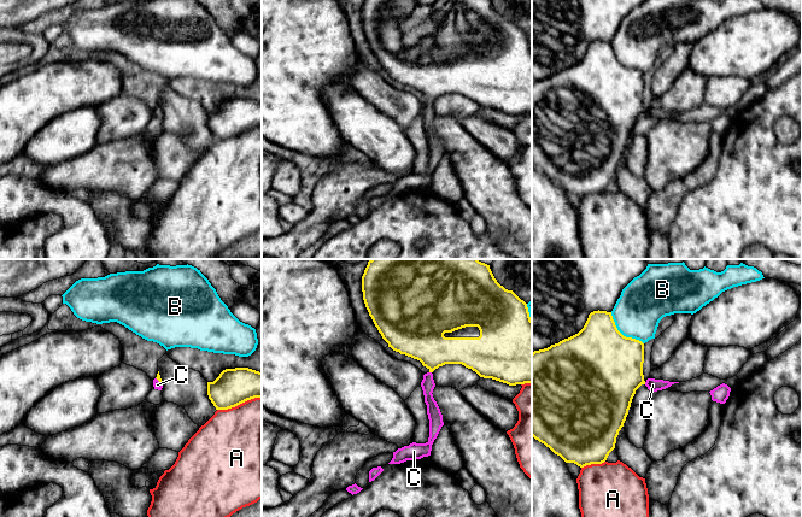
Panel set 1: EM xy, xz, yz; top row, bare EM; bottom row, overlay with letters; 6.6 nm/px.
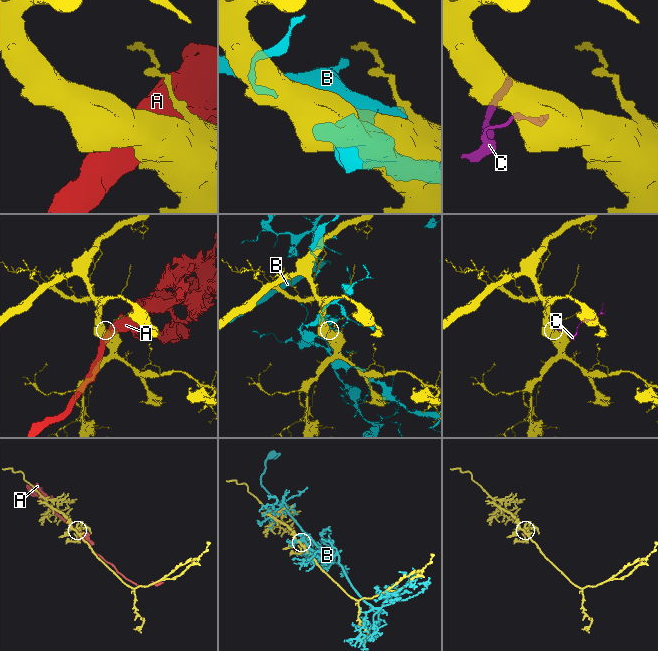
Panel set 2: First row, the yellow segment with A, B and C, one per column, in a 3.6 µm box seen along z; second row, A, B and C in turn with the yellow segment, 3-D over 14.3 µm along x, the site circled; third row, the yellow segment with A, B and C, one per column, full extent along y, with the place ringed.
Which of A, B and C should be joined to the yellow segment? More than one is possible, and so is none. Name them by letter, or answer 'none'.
C

